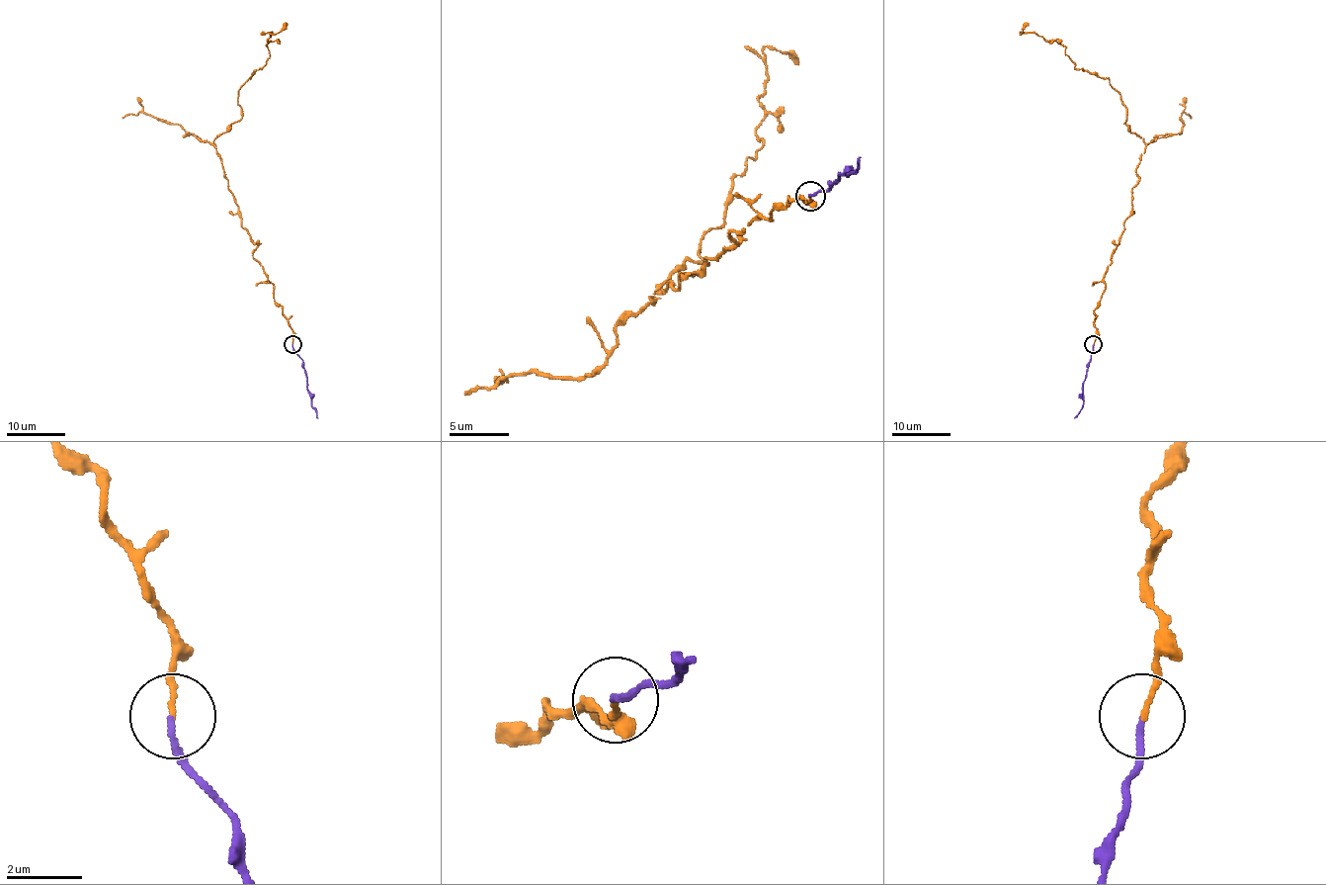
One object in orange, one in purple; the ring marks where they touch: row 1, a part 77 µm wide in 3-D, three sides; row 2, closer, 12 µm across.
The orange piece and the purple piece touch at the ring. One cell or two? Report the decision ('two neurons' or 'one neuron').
one neuron

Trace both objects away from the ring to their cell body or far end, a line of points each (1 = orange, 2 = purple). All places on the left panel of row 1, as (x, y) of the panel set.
1: (292, 344), (213, 139), (241, 117), (238, 89), (269, 57), (271, 33), (287, 22)
2: (292, 344), (292, 350), (302, 360), (311, 407), (317, 417)

